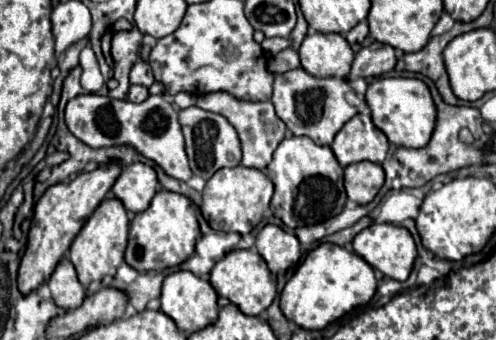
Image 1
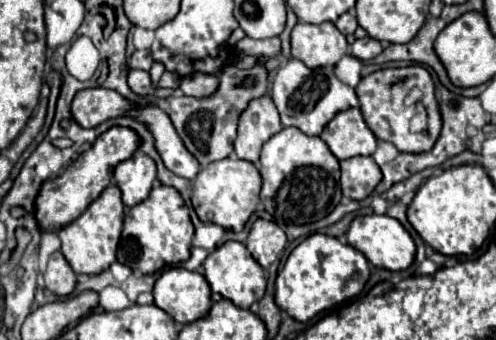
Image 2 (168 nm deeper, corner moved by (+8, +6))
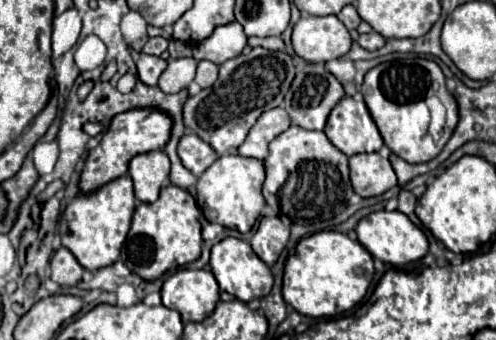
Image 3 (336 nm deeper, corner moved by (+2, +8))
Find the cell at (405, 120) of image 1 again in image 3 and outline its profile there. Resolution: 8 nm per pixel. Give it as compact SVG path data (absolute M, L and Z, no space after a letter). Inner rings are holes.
M412 56L408 60L394 60L394 62L384 62L372 68L364 76L362 84L362 96L364 102L372 114L372 120L376 122L386 146L404 158L406 162L428 162L432 160L442 146L436 144L432 138L426 138L428 134L428 108L424 104L426 96L438 96L440 102L446 106L446 126L444 126L444 142L452 136L456 122L458 122L458 106L454 96L446 90L444 74L440 66L428 58Z

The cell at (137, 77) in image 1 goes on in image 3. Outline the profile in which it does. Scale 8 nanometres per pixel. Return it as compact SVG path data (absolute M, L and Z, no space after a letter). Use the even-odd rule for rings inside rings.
M158 36L158 38L148 38L148 42L144 44L142 52L150 54L150 56L160 56L166 48L168 48L168 40L162 38L162 36Z

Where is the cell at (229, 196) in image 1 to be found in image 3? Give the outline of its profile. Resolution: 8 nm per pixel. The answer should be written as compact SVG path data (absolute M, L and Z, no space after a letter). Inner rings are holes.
M226 154L226 156L220 156L198 178L196 202L204 212L206 220L222 224L226 228L236 228L238 232L246 234L252 230L256 218L266 206L262 196L262 184L264 184L264 164L260 160Z

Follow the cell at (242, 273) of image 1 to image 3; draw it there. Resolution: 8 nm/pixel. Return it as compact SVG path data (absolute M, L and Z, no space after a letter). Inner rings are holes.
M224 238L222 242L214 244L212 248L212 256L210 256L210 268L212 274L216 276L220 288L228 294L232 294L234 298L242 300L242 302L250 302L254 298L262 298L272 290L272 272L270 268L254 254L252 246L246 240L240 238Z

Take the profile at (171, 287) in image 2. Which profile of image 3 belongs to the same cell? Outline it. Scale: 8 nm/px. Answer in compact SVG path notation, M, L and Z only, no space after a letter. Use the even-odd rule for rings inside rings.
M178 270L164 280L162 304L178 310L182 322L200 322L216 308L218 282L210 270Z

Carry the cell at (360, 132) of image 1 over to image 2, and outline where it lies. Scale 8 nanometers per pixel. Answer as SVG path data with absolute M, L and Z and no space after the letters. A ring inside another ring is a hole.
M360 108L338 112L322 130L320 138L338 160L352 156L370 156L376 150L376 138L366 126Z

